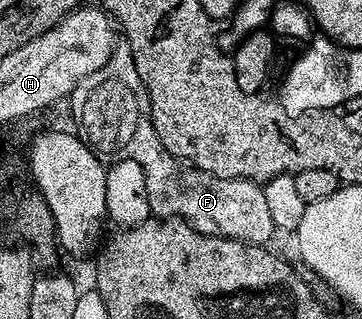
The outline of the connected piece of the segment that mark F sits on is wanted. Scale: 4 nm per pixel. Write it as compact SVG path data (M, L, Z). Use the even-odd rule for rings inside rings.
M125 43L116 44L109 59L93 75L81 79L72 91L69 104L71 104L71 117L79 124L78 132L82 141L107 163L133 159L141 163L141 171L145 171L145 191L149 191L151 211L156 218L179 217L197 231L212 233L214 237L228 237L234 241L243 241L246 245L268 244L267 240L277 233L273 218L269 215L268 204L263 194L264 186L245 179L221 179L209 175L205 171L184 163L176 157L170 148L163 146L159 138L160 130L151 118L151 100L147 89L141 83L141 75L137 75L137 63L133 59L133 51Z

